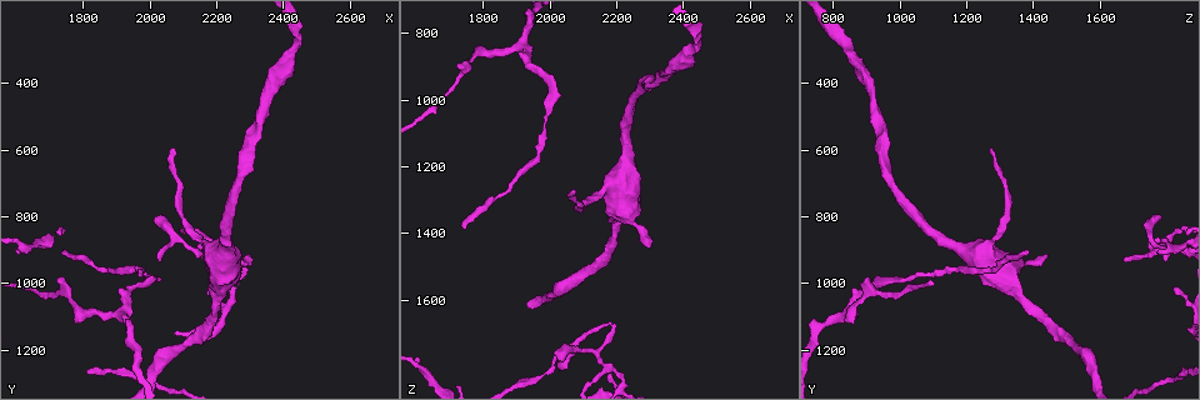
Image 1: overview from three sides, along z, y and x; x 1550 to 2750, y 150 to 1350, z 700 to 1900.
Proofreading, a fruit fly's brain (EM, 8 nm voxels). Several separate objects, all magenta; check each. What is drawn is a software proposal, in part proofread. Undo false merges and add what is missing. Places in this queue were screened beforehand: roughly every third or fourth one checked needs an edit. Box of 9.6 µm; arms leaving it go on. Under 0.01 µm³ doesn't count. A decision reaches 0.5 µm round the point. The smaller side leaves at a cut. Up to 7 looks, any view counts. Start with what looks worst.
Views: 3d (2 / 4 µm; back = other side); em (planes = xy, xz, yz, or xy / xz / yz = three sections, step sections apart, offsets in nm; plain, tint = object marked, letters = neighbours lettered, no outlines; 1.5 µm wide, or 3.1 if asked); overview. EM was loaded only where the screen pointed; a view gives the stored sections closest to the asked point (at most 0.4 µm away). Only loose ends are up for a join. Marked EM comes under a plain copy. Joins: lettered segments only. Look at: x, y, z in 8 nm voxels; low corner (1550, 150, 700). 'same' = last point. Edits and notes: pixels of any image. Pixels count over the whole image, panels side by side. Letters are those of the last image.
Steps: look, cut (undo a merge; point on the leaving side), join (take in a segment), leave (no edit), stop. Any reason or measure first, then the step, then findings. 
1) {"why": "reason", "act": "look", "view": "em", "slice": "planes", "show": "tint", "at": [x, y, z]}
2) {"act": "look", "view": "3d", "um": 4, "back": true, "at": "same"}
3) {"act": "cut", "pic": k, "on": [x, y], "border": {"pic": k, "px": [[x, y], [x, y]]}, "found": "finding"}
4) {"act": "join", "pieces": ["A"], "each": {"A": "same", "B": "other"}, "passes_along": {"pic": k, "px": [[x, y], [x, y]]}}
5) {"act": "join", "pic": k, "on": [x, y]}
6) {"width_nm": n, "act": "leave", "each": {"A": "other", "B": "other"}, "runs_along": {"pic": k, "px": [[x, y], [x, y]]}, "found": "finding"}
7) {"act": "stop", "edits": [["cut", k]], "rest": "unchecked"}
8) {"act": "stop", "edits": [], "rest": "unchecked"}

{"act": "look", "view": "3d", "um": 2, "back": true, "at": [2200, 930, 1670]}

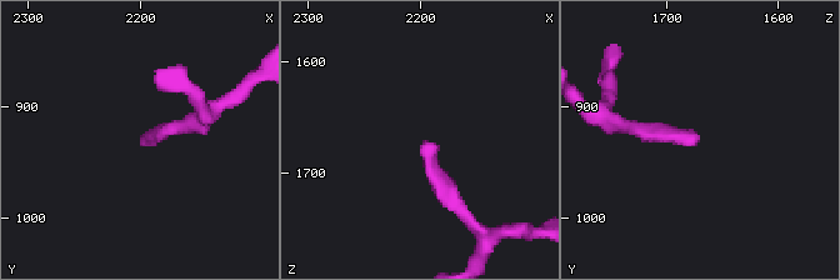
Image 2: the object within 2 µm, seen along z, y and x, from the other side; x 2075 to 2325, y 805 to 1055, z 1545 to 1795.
{"act": "look", "view": "em", "slice": "planes", "show": "letters", "at": [2196, 928, 1670]}

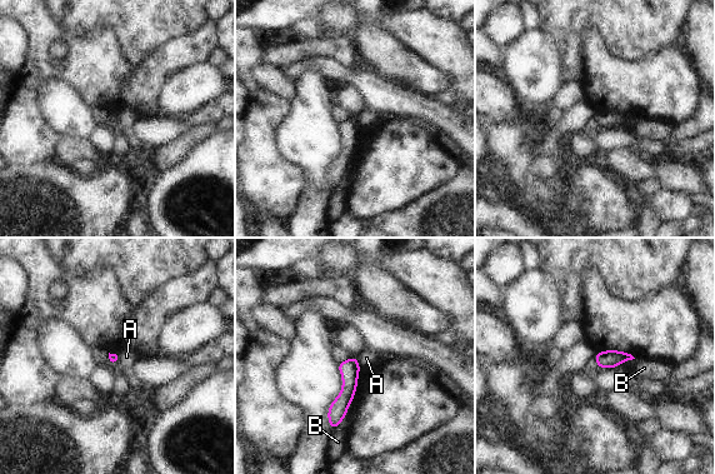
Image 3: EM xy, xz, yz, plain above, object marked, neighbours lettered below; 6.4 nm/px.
{"act": "leave", "each": {"A": "other", "B": "other"}, "runs_along": {"pic": 3, "px": [[354, 360], [349, 390], [333, 423]]}, "found": "none of them fits"}

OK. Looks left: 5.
{"why": "branch stops here", "act": "look", "view": "em", "slice": "xy", "step": 4, "show": "letters", "at": [2310, 920, 1440]}

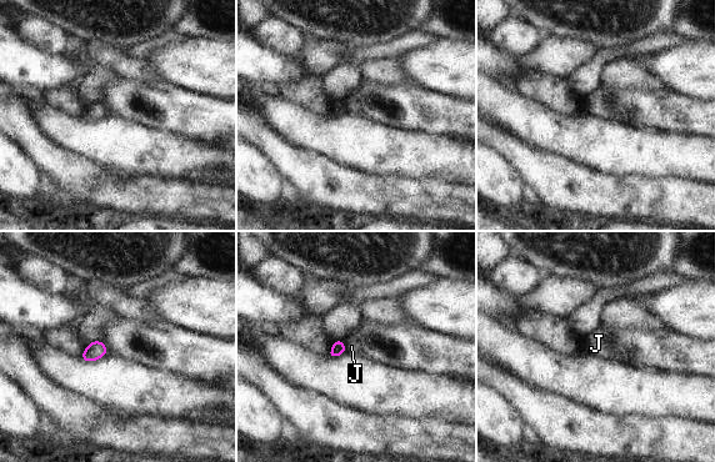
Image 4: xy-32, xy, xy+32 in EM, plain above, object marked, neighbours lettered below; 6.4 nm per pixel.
{"act": "look", "view": "em", "slice": "planes", "show": "letters", "at": "same"}

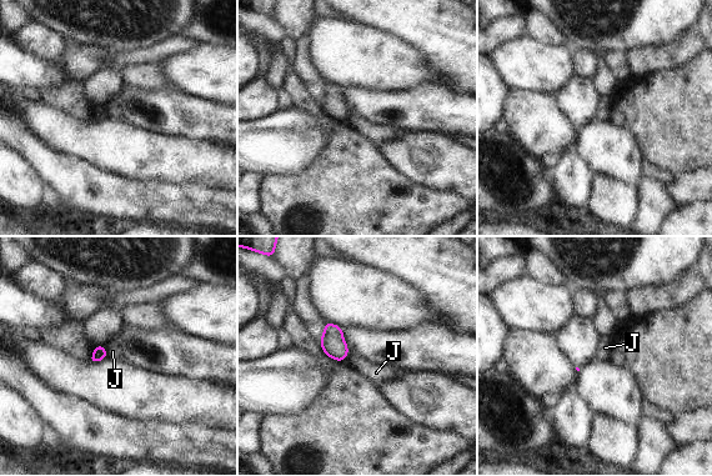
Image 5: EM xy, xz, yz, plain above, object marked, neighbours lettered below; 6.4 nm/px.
{"act": "leave", "each": {"J": "other"}, "border": {"pic": 5, "px": [[104, 346], [106, 356]]}, "found": "no lettered segment goes on from it"}

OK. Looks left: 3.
{"why": "free end", "act": "look", "view": "em", "slice": "planes", "show": "letters", "at": [1740, 900, 1390]}

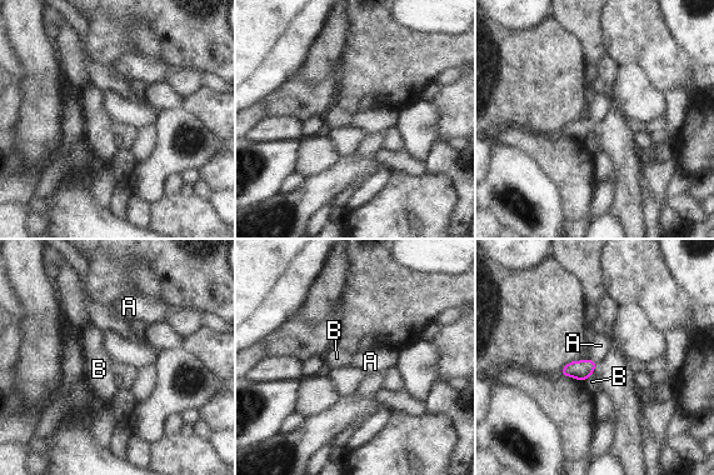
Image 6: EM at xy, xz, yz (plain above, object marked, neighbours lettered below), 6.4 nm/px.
{"width_nm": 120, "act": "join", "pieces": ["A"], "each": {"A": "same", "B": "other"}, "passes_along": {"pic": 6, "px": [[580, 370], [593, 361], [600, 345]]}, "found": "it goes on there"}

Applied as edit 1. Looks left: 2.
{"act": "stop", "edits": [["join", 6]], "rest": "unchecked"}

